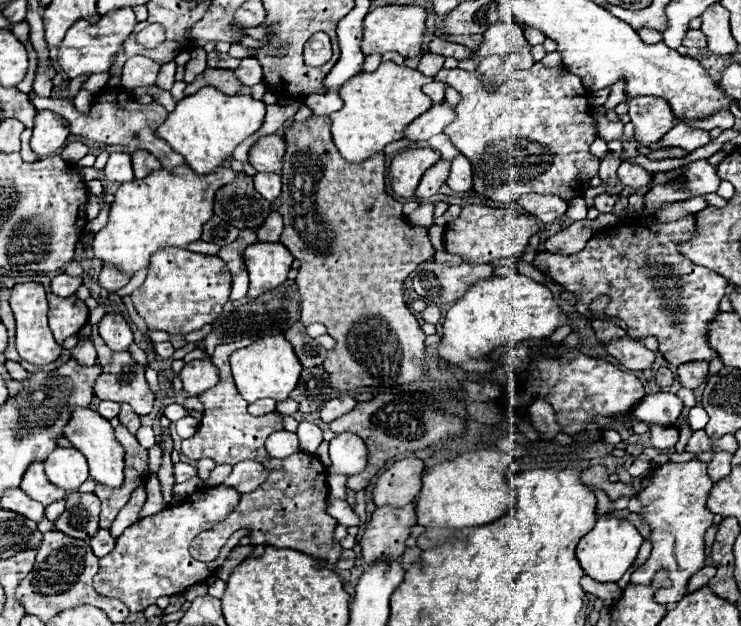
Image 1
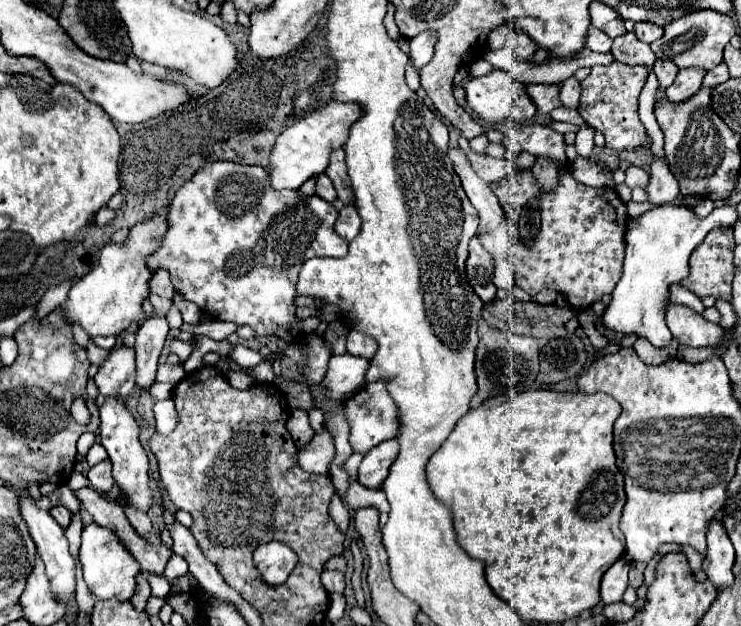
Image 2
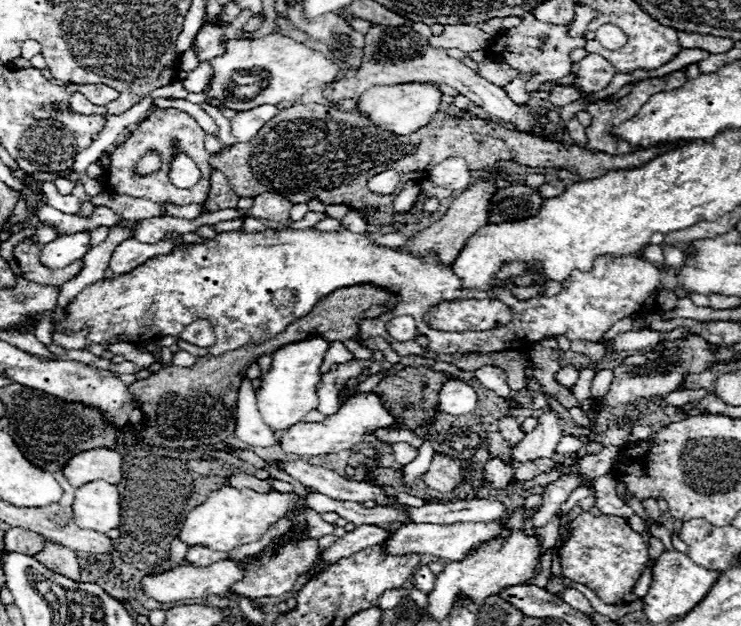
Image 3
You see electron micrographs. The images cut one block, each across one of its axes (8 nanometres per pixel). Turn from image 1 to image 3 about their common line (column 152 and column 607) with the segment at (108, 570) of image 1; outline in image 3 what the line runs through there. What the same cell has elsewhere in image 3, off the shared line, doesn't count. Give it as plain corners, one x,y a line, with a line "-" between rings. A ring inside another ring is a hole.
582,512
570,522
570,534
566,546
560,552
562,574
574,582
588,586
606,604
620,604
624,594
632,592
632,586
642,576
648,560
648,546
638,532
634,532
626,518
620,516
592,516

